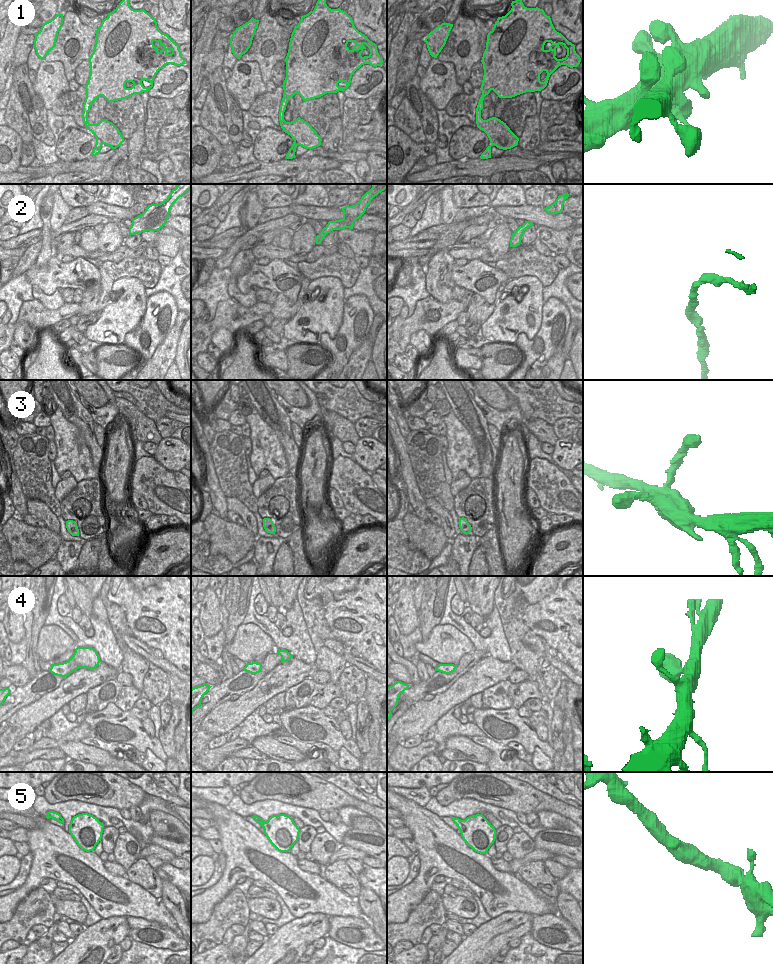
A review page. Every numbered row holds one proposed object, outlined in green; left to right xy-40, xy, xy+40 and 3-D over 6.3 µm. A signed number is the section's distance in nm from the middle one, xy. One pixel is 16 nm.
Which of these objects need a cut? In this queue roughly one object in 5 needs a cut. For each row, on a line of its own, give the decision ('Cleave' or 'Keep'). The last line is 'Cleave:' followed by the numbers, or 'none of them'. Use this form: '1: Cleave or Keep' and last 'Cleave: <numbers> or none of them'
1: Keep
2: Keep
3: Keep
4: Keep
5: Keep
Cleave: none of them.

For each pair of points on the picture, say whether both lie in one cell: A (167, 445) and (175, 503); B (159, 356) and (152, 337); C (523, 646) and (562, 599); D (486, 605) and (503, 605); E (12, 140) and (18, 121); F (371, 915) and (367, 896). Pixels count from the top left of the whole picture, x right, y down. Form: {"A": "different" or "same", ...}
{"A": "different", "B": "different", "C": "different", "D": "different", "E": "different", "F": "same"}

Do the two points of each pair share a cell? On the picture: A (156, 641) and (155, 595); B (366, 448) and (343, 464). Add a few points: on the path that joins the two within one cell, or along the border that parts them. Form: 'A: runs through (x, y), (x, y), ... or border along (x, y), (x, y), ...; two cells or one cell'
A: runs through (167, 630), (167, 617), (156, 606); one cell
B: border along (352, 459), (369, 473); two cells

